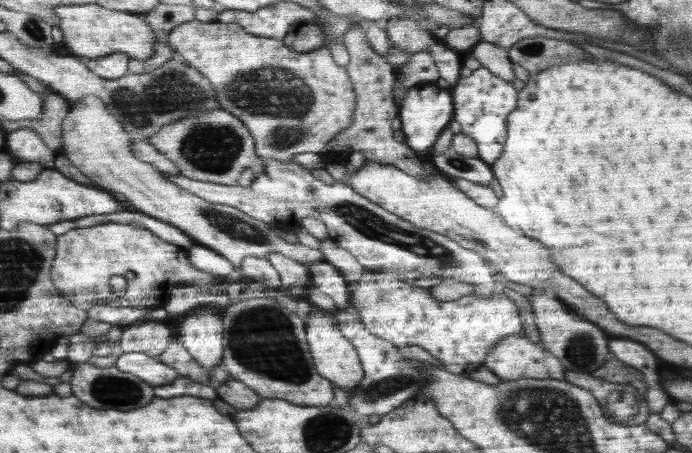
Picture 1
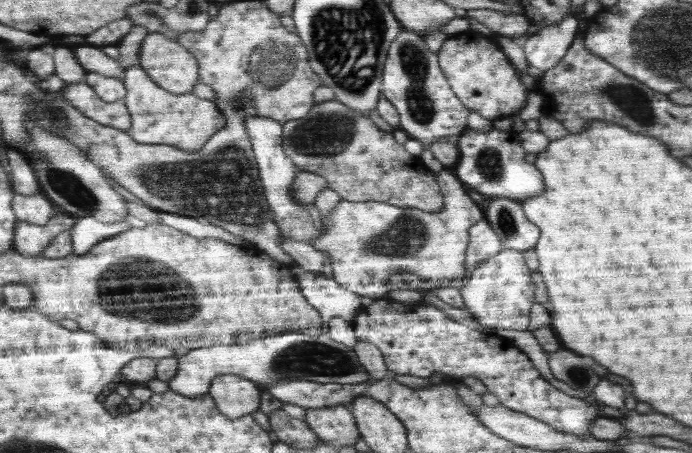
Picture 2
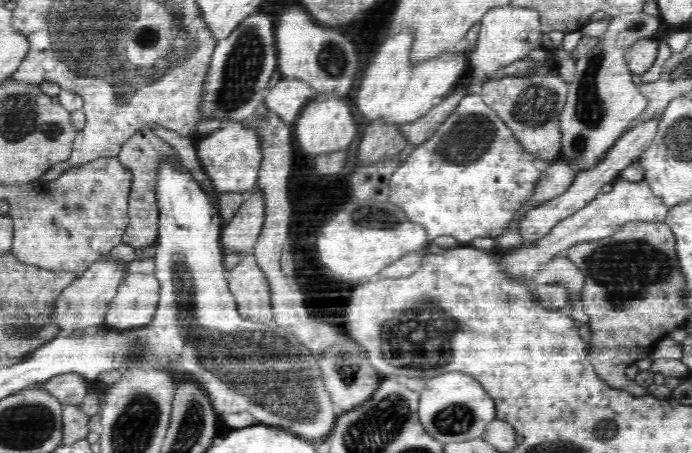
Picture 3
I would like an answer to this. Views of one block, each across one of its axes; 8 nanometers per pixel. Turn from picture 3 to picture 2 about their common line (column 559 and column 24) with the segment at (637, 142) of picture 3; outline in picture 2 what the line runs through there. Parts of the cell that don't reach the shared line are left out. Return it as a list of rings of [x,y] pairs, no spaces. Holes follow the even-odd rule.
[[[38,192],[34,196],[17,193],[14,208],[22,222],[44,226],[56,212],[53,210],[54,203],[44,194]]]

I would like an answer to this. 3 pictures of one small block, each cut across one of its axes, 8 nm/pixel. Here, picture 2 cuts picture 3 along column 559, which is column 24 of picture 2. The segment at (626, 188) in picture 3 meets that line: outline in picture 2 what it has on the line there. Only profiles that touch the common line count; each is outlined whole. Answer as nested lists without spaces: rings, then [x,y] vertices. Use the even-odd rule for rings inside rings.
[[[59,212],[44,226],[19,221],[15,250],[25,255],[40,257],[61,233],[70,231],[76,222],[76,217]]]

